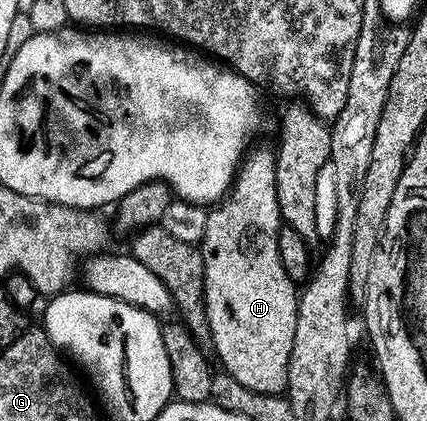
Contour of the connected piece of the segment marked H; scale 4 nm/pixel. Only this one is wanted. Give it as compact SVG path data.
M271 148L256 149L252 154L250 153L243 158L233 180L232 188L228 190L223 200L208 213L204 240L198 245L198 255L204 260L204 306L206 307L206 319L210 327L210 335L212 336L211 348L216 349L217 358L215 357L215 360L218 365L218 360L220 360L219 368L234 379L238 379L238 383L242 383L242 387L250 387L250 391L283 394L288 387L287 367L290 363L291 349L294 347L298 285L297 282L290 279L290 275L286 275L286 270L282 267L282 259L278 259L278 231L282 222L278 199L276 198L276 158Z

